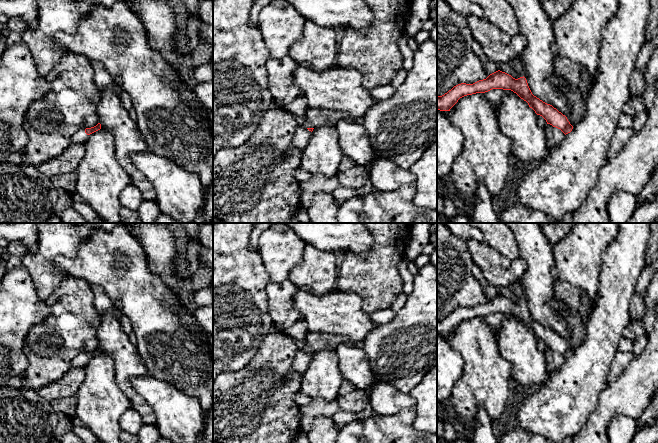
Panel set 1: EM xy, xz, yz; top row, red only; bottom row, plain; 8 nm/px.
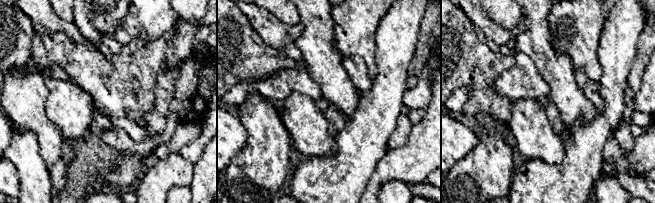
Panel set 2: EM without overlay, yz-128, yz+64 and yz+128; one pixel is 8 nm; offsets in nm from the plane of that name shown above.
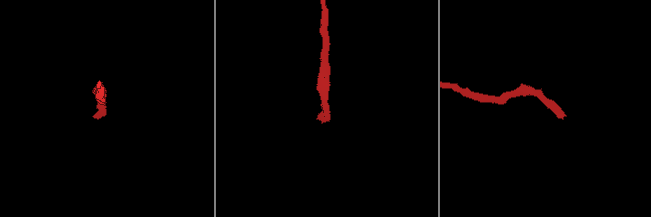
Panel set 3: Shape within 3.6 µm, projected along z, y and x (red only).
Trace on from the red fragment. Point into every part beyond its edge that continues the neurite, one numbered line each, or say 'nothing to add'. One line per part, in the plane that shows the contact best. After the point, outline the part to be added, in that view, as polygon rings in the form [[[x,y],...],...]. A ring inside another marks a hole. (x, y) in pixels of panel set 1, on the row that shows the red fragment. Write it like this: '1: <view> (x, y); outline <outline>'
1: xy (80, 137); outline [[[85,129],[78,130],[71,138],[71,144],[85,144],[89,135],[85,133]]]

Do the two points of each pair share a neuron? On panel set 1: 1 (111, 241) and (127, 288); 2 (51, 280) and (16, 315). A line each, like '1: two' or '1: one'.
1: one
2: two

